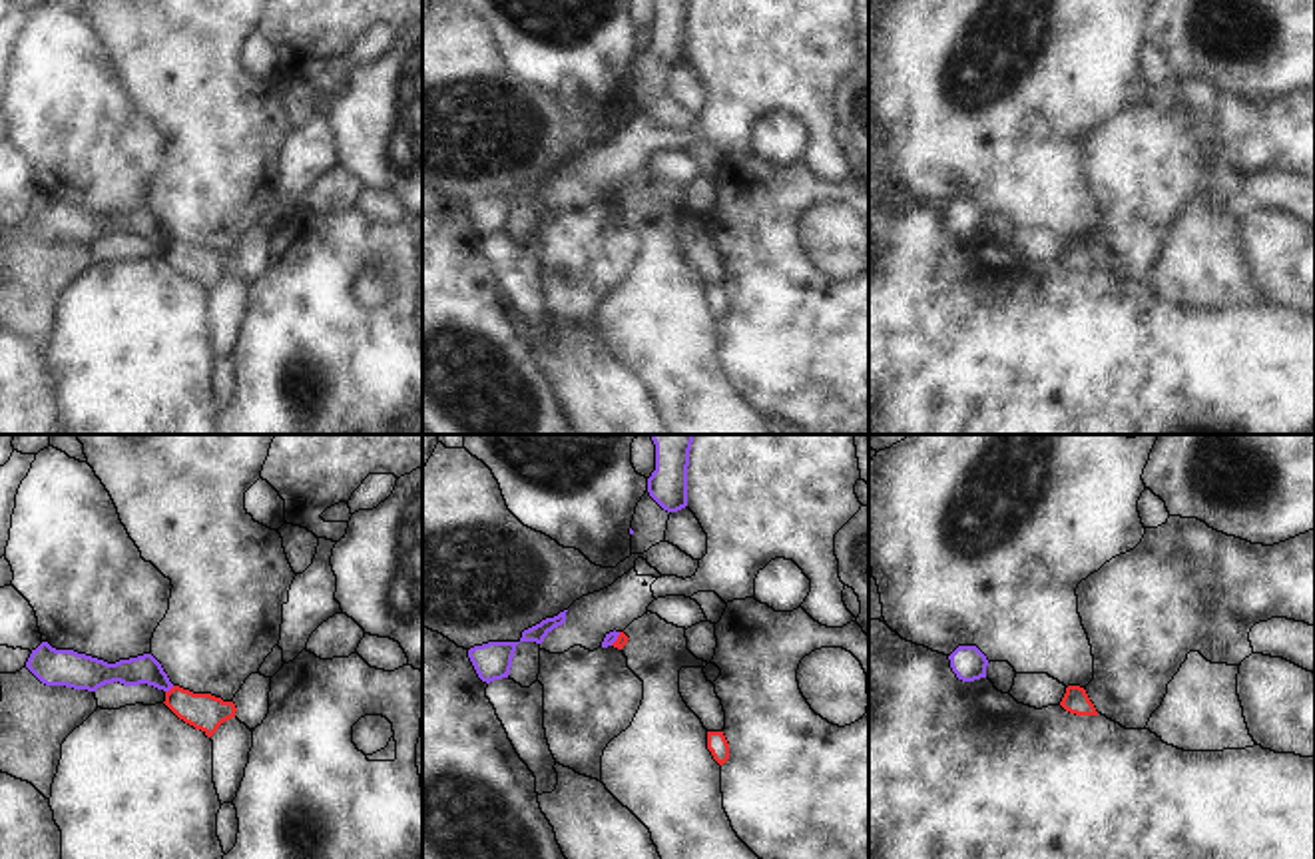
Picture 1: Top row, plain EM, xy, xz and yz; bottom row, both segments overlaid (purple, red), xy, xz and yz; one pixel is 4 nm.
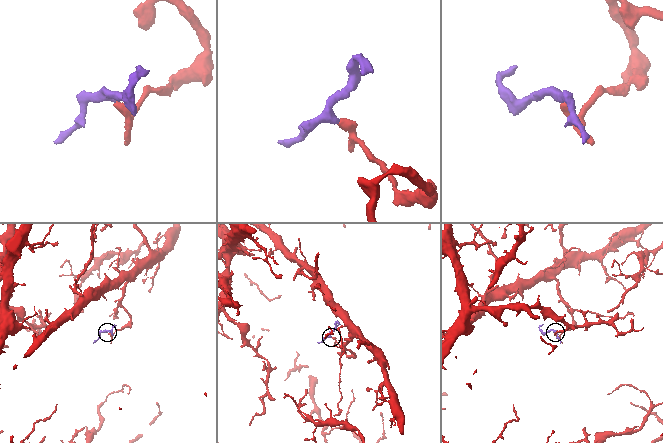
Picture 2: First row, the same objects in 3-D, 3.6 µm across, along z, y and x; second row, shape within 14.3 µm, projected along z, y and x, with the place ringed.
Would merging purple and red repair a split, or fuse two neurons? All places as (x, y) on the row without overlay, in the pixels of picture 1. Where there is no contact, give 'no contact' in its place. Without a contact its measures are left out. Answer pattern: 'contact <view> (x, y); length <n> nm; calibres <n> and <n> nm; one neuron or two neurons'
contact xy (170, 242); length 50 nm; calibres 110 and 150 nm; two neurons

